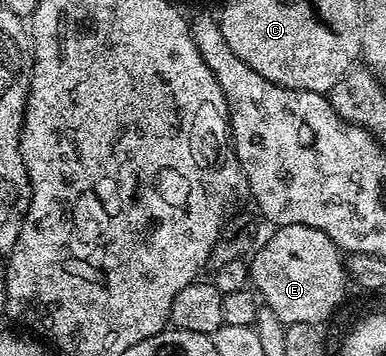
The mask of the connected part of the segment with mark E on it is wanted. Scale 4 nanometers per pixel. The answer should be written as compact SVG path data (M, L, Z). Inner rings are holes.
M280 225L273 232L249 258L249 284L256 290L261 304L265 308L267 305L282 320L283 326L294 323L321 326L322 321L328 320L341 307L346 297L348 274L343 250L316 227Z

